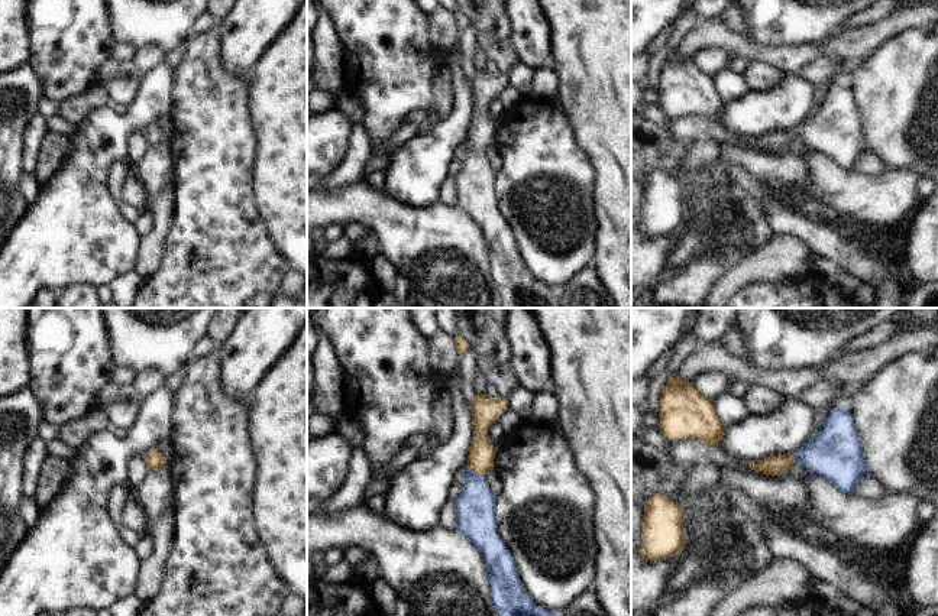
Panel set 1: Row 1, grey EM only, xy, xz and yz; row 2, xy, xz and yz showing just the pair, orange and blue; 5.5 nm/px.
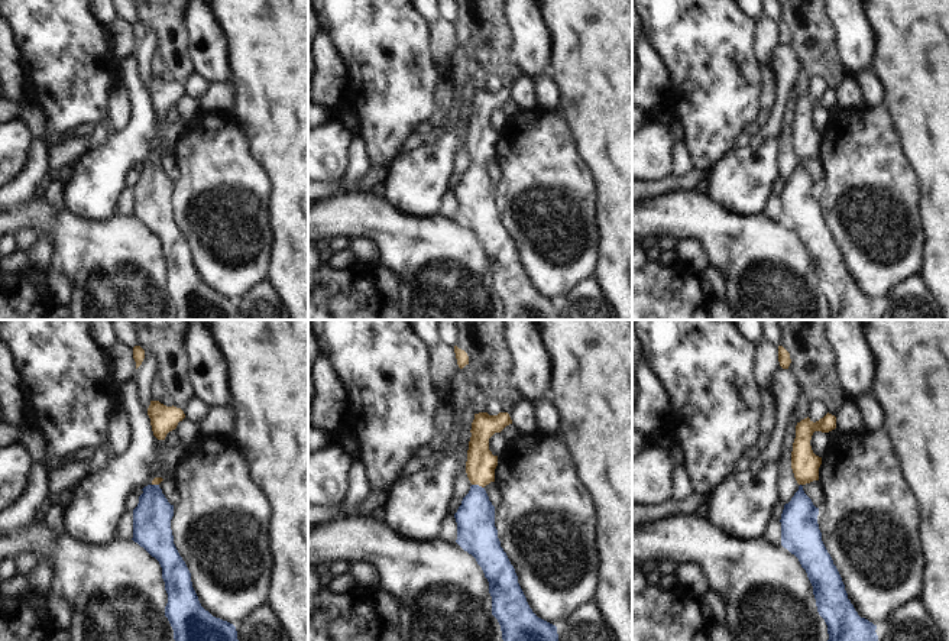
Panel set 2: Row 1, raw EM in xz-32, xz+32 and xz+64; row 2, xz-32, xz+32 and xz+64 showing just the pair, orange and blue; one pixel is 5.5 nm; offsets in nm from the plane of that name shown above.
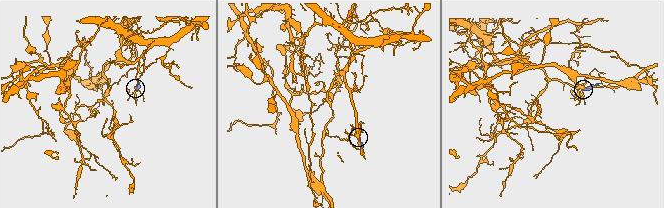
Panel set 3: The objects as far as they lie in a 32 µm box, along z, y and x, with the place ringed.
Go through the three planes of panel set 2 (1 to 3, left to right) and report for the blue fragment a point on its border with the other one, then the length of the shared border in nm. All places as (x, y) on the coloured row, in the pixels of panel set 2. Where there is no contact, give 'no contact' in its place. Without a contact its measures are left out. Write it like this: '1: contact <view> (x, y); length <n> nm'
1: contact xz-32 (155, 484); length 40 nm
2: contact xz+32 (478, 484); length 80 nm
3: no contact

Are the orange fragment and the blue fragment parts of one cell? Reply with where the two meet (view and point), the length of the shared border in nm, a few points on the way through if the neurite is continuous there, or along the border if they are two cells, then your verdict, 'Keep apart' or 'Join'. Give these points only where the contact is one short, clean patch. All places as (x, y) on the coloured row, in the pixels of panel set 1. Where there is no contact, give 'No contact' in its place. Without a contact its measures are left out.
Touches orange at xz (476, 472). Shared border 100 nm. Path across: xz (481, 456), (476, 472), (475, 516). Join.

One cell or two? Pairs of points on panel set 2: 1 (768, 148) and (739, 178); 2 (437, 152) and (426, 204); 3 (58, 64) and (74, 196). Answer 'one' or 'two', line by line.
1: one
2: one
3: two

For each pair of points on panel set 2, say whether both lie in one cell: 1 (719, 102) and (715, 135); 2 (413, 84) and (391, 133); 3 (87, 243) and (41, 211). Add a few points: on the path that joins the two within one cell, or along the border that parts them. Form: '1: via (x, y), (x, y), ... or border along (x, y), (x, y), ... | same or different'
1: via (715, 110), (715, 126) | same
2: via (401, 96), (391, 106), (391, 122) | same
3: via (75, 240), (60, 225), (52, 223) | same

